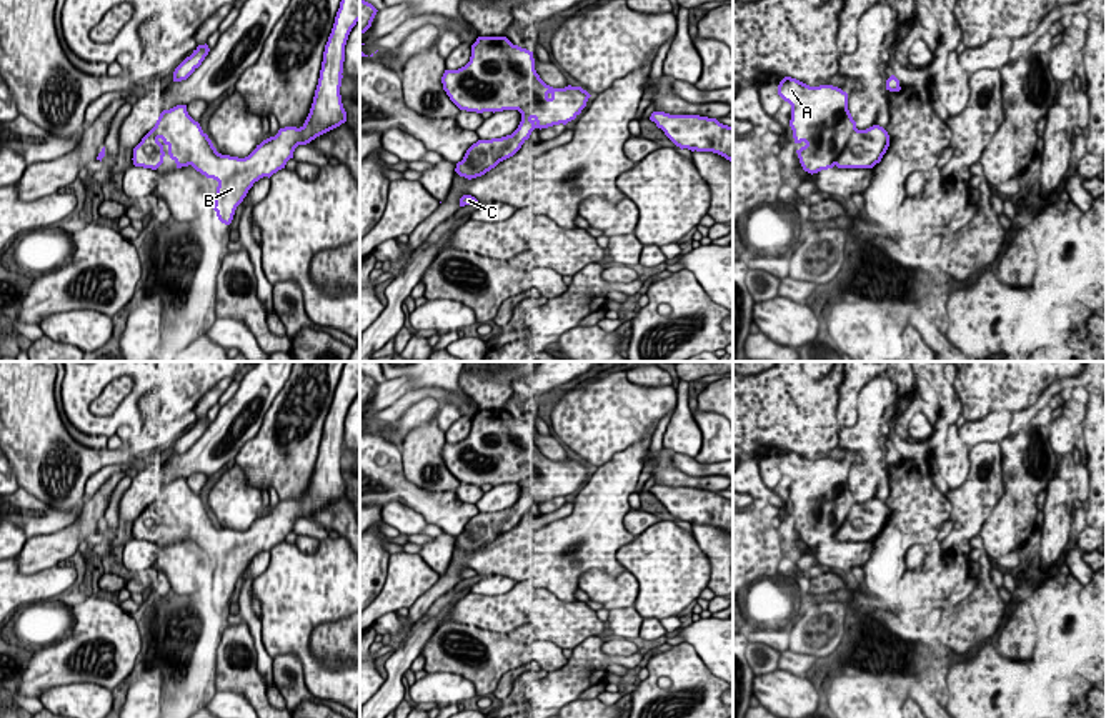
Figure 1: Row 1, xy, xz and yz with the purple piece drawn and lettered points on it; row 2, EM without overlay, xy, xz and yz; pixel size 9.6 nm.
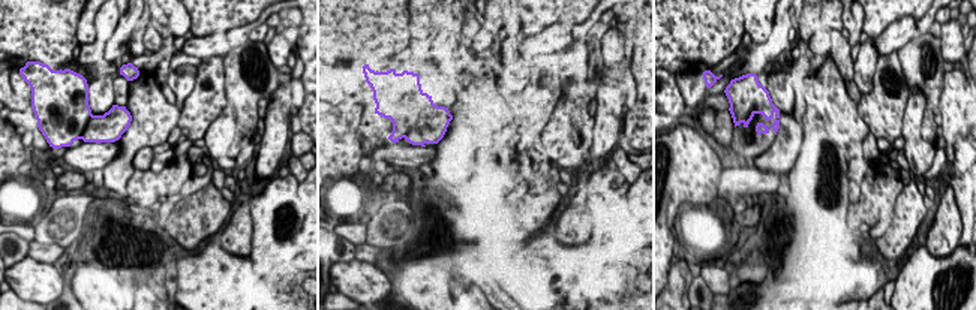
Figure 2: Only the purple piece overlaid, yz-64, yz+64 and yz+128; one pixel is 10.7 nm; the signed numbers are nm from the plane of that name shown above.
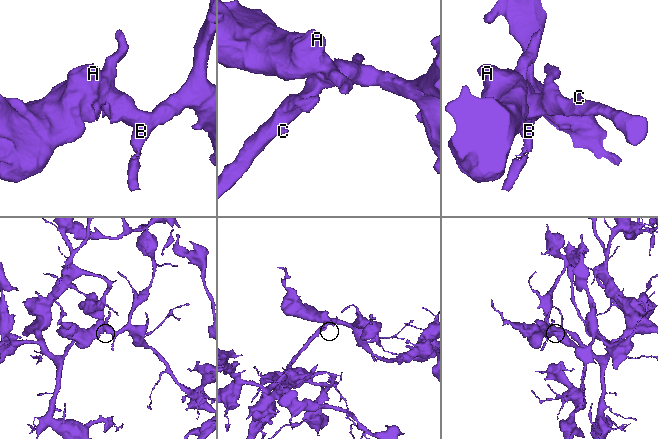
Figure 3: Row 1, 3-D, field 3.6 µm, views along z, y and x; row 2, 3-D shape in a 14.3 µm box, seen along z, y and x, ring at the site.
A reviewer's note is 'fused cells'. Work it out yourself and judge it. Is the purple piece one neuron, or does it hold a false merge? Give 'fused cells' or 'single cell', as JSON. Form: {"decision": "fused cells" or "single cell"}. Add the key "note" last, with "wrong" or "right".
{"decision": "fused cells", "note": "right"}

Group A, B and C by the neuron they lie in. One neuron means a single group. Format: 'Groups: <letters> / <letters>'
Groups: A B / C

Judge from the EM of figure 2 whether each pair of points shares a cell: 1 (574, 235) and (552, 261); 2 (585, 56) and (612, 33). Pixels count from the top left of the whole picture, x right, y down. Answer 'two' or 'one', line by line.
1: two
2: two

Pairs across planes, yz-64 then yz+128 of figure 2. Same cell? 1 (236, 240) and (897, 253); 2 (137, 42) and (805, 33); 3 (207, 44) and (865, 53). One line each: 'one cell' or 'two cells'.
1: two cells
2: one cell
3: two cells

